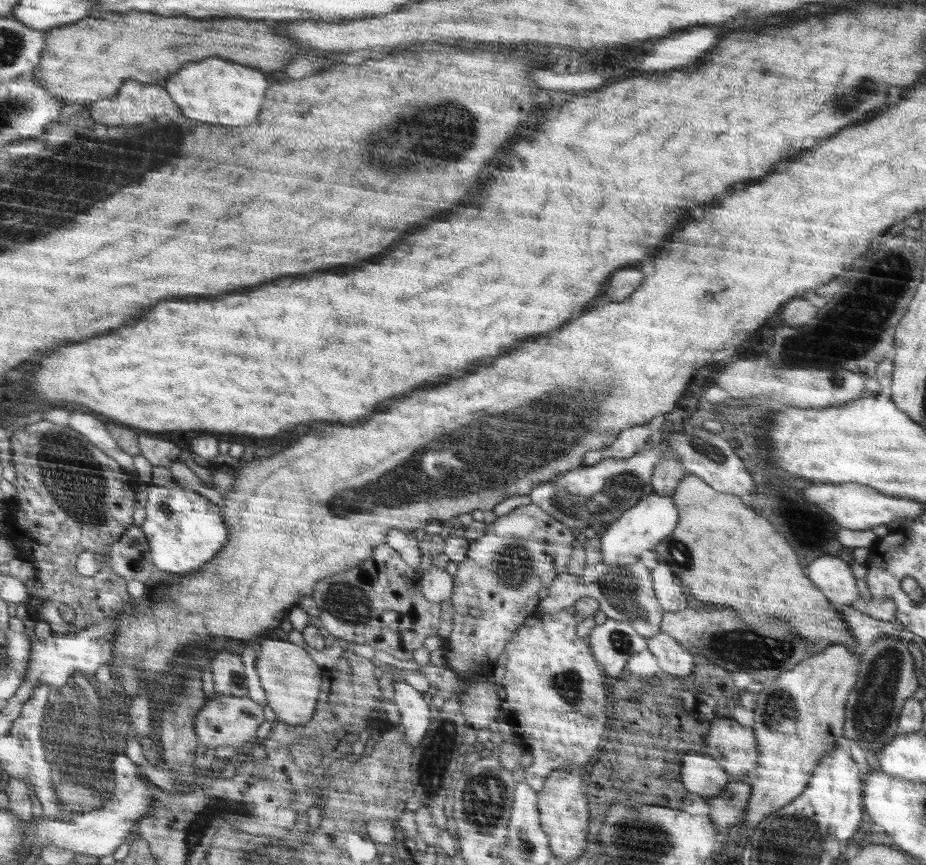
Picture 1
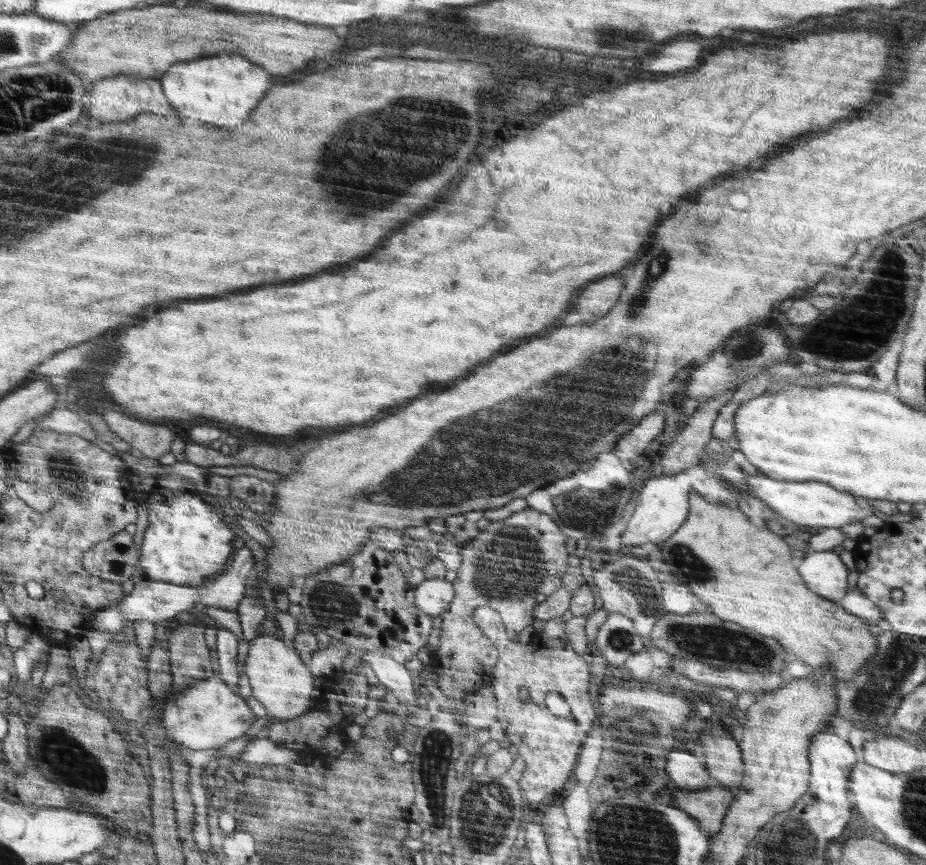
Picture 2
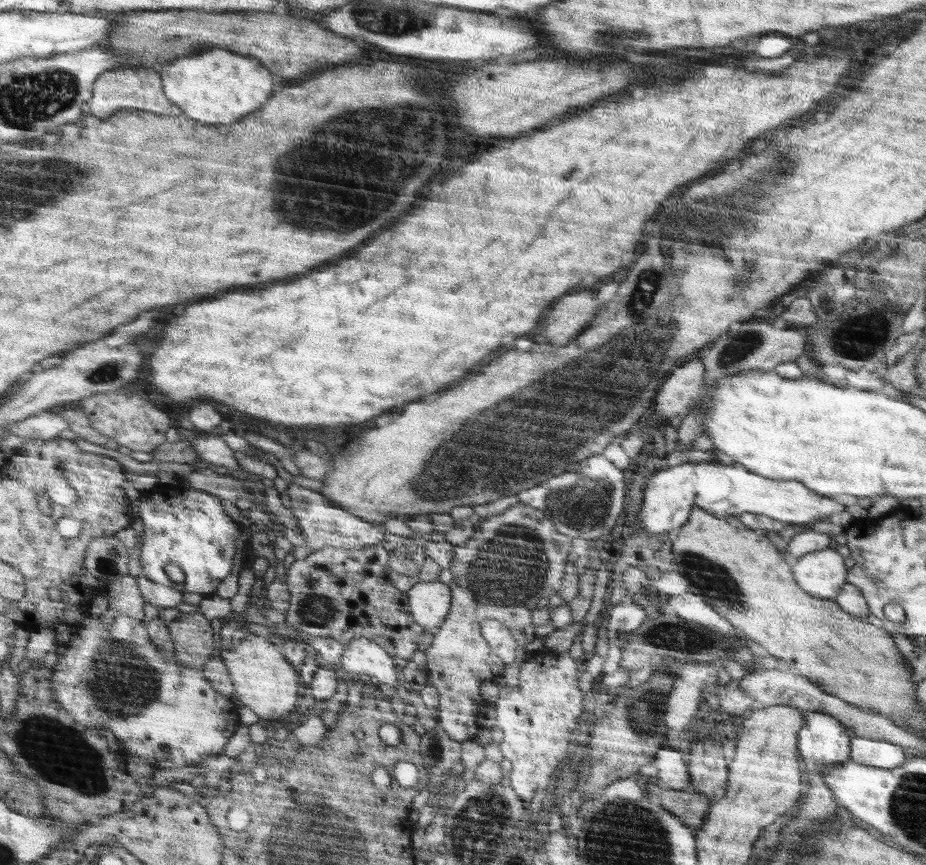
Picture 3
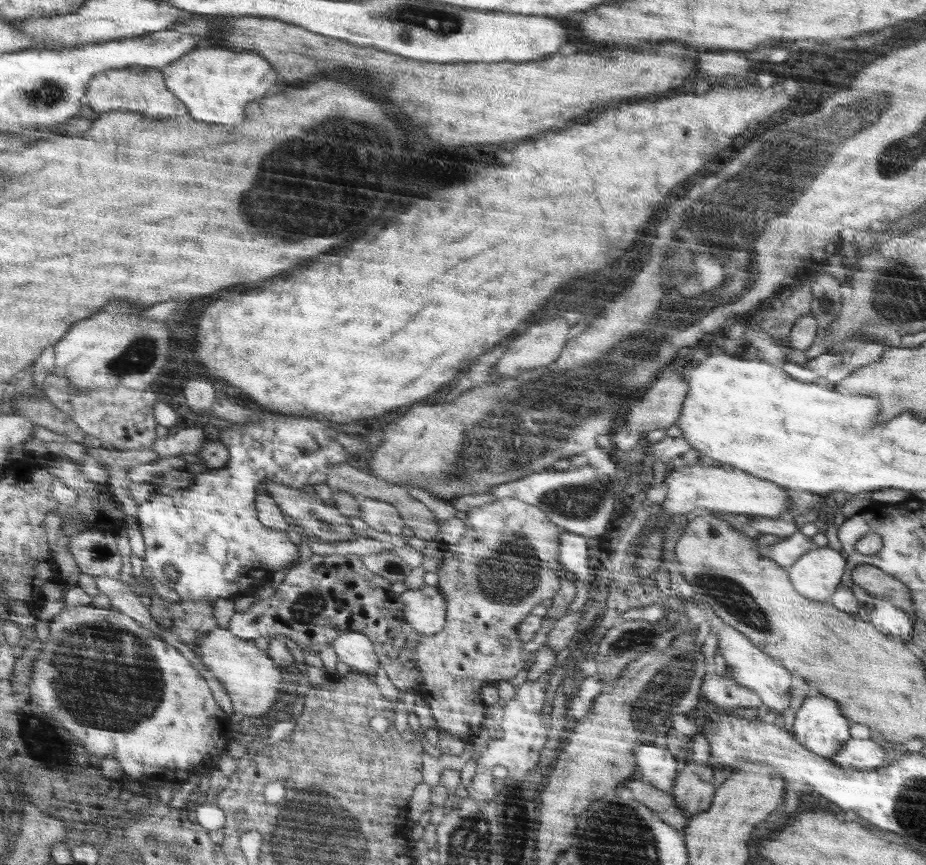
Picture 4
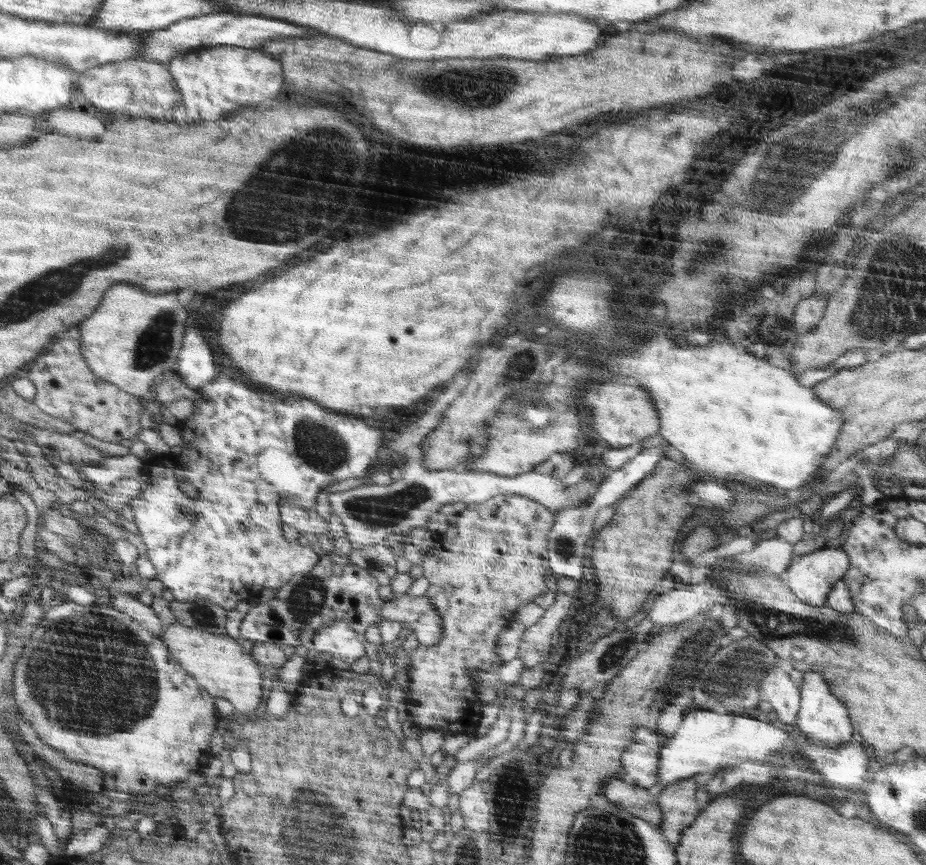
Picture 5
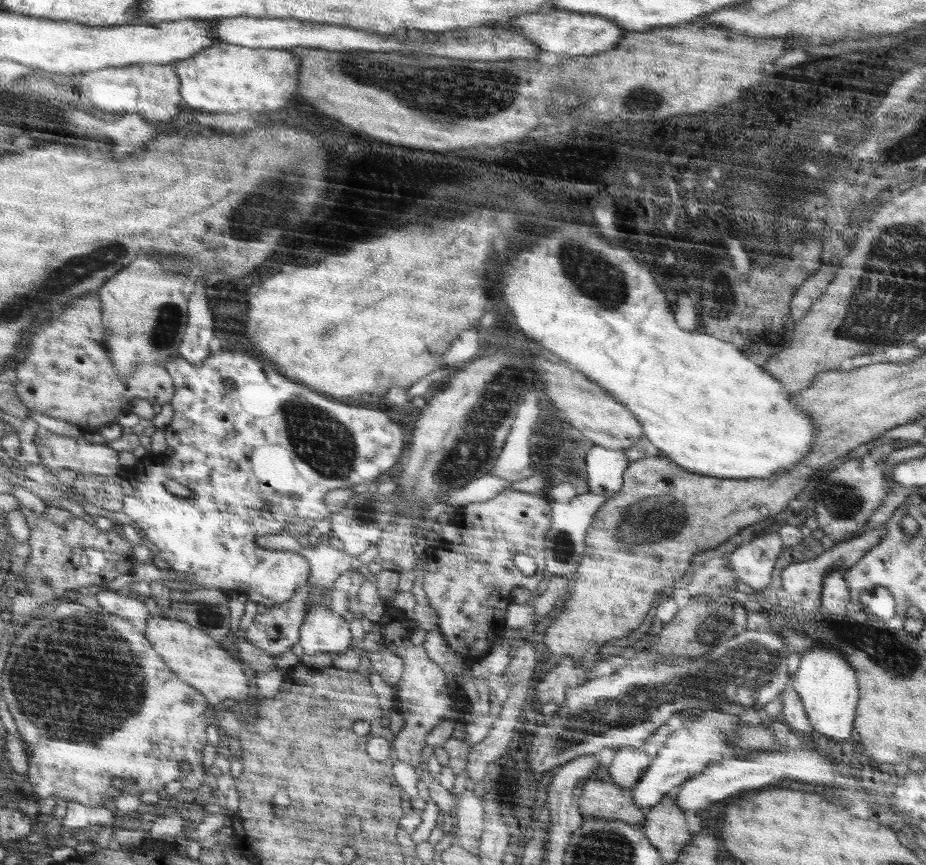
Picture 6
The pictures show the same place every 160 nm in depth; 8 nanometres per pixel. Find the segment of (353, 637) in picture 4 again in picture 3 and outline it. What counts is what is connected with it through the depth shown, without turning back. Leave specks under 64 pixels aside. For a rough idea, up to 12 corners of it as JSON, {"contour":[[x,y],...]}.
{"contour":[[353,638],[335,667],[397,686],[399,669],[378,643]]}

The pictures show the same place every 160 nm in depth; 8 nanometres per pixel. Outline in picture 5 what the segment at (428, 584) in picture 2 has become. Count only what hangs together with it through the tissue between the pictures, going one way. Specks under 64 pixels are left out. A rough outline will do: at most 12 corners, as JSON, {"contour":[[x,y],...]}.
{"contour":[[426,594],[390,596],[380,618],[407,622],[424,647],[442,636]]}

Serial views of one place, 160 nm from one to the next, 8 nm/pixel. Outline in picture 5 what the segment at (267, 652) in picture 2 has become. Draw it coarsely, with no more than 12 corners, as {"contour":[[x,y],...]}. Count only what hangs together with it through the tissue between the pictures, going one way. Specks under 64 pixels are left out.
{"contour":[[169,621],[180,666],[239,715],[264,706],[264,675],[242,637]]}

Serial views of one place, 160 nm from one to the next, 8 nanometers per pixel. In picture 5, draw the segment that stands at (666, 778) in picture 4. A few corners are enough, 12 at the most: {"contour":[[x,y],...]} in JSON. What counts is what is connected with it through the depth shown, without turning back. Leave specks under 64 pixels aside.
{"contour":[[632,743],[621,760],[624,782],[650,790],[659,781],[659,755]]}

